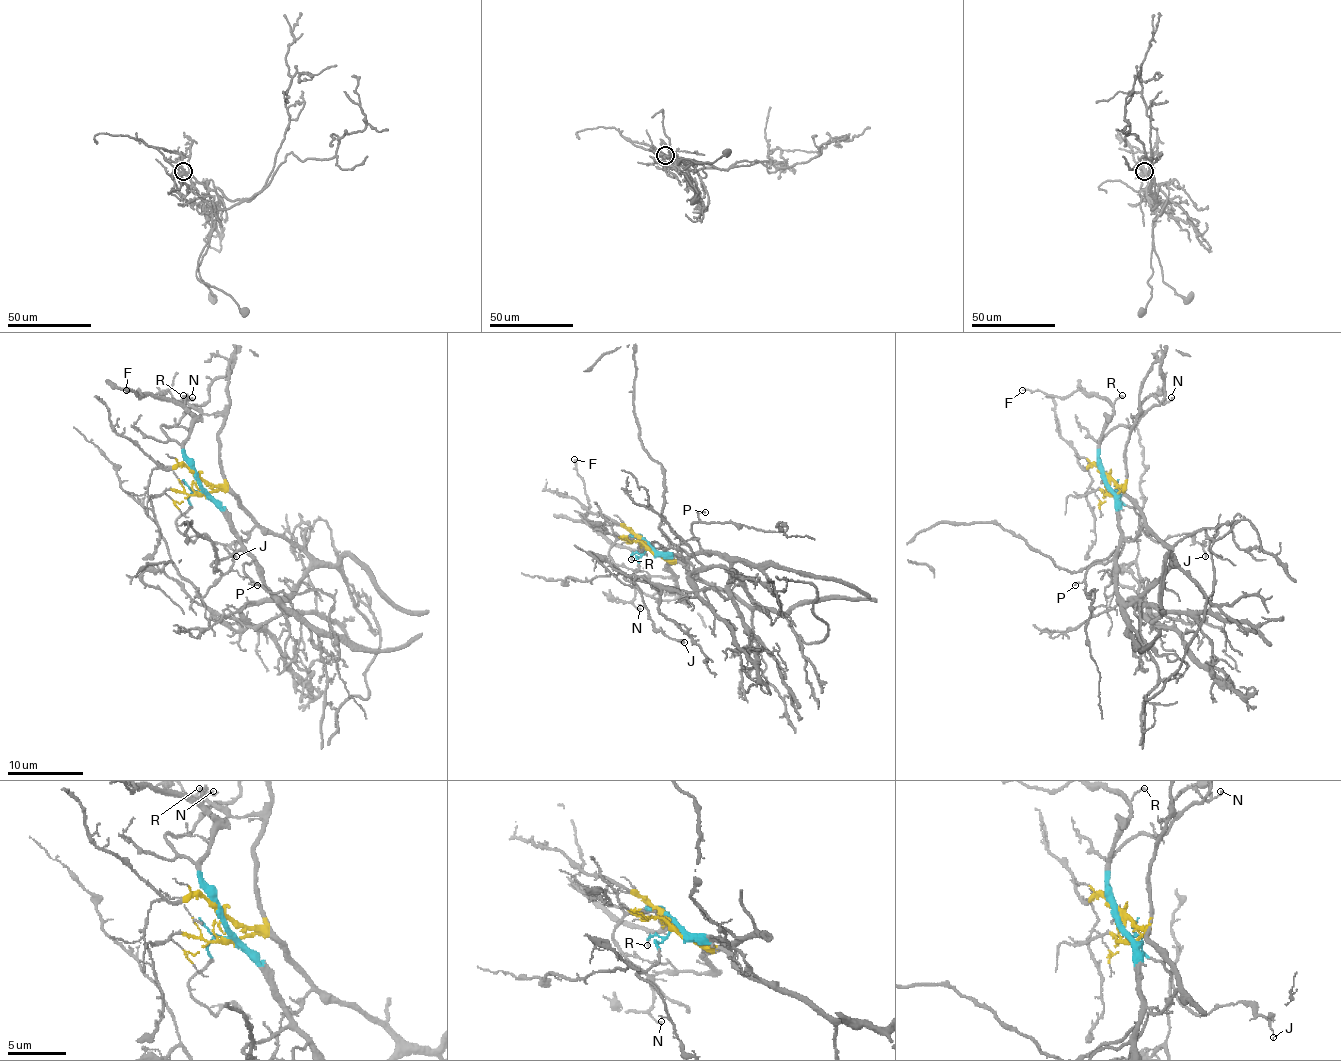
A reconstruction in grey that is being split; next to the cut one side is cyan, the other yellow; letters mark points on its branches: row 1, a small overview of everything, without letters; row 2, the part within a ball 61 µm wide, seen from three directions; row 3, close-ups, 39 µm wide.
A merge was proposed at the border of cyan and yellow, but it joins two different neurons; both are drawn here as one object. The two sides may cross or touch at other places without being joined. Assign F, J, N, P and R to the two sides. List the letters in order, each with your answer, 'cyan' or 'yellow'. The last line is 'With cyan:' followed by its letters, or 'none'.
F: cyan
J: cyan
N: yellow
P: cyan
R: cyan
With cyan: F, J, P, R

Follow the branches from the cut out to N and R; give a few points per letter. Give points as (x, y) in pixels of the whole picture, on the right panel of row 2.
N: (1106, 482), (1126, 482), (1125, 444), (1140, 404), (1155, 395), (1160, 402), (1172, 397)
R: (1106, 482), (1098, 440), (1113, 402), (1123, 395)

